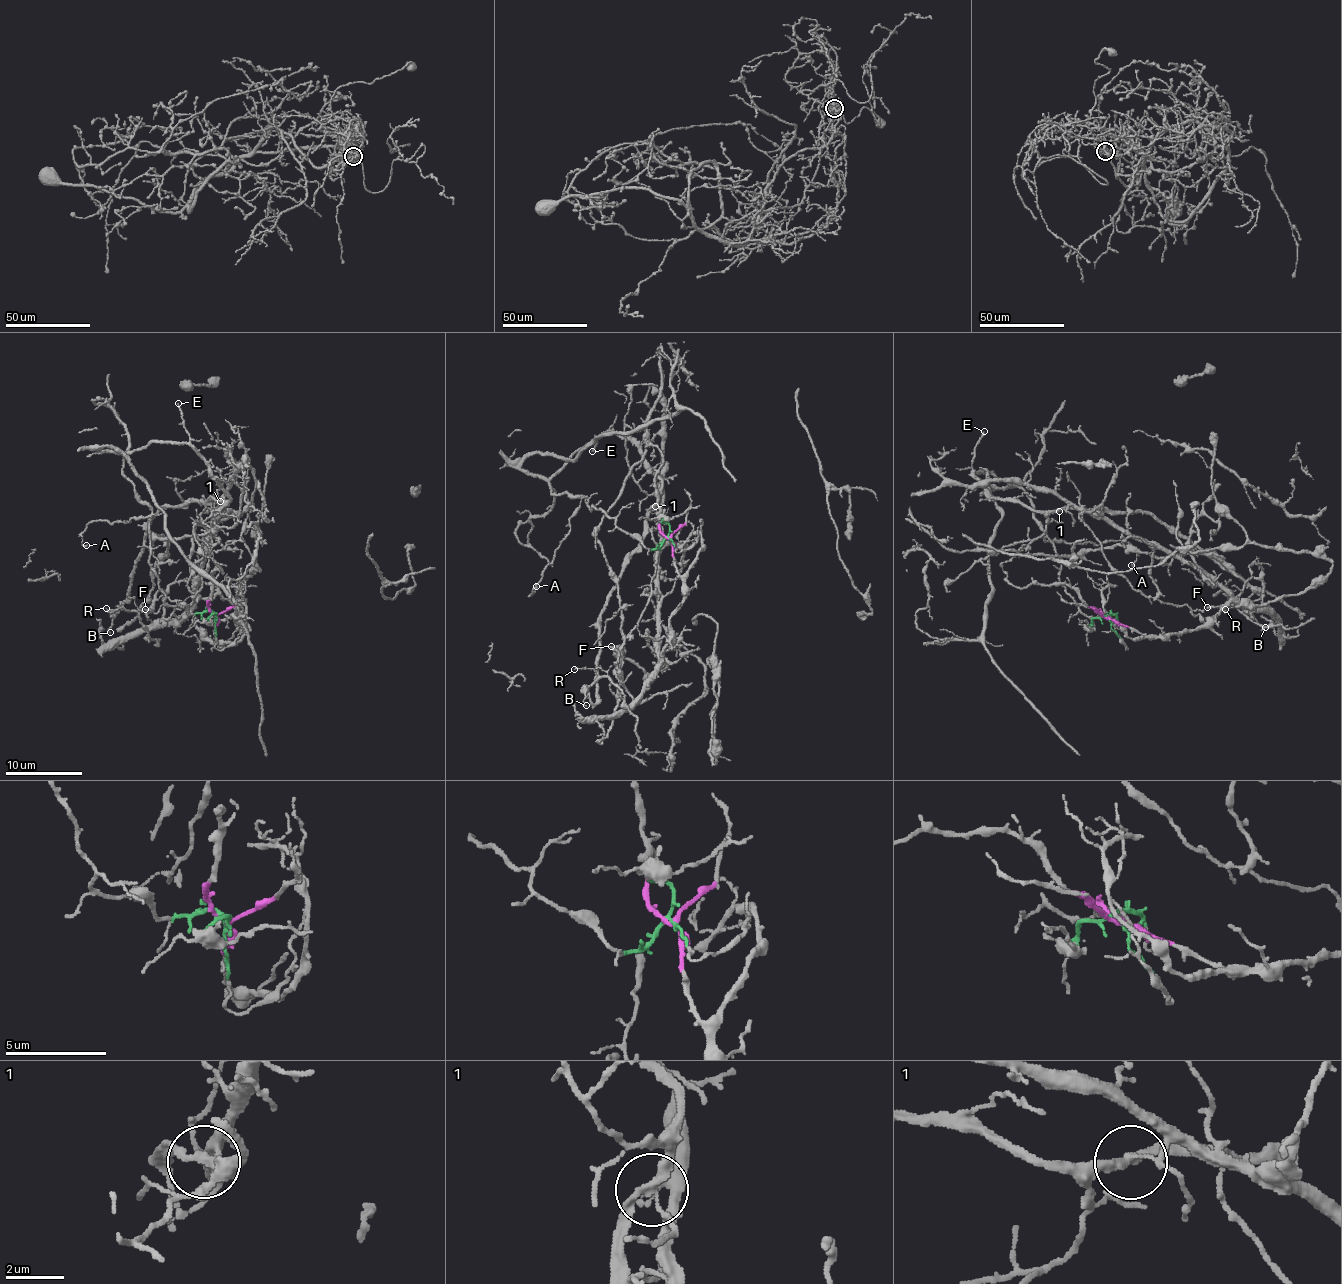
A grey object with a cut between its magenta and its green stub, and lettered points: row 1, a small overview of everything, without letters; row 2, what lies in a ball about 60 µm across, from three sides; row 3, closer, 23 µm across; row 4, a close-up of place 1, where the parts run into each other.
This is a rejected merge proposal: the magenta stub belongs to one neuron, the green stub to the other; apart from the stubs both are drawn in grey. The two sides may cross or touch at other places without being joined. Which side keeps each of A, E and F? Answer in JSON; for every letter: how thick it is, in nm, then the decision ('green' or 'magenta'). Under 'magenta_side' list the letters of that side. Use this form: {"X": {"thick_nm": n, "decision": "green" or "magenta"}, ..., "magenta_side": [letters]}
{"A": {"thick_nm": 140, "decision": "green"}, "E": {"thick_nm": 160, "decision": "green"}, "F": {"thick_nm": 200, "decision": "magenta"}, "magenta_side": ["F"]}

